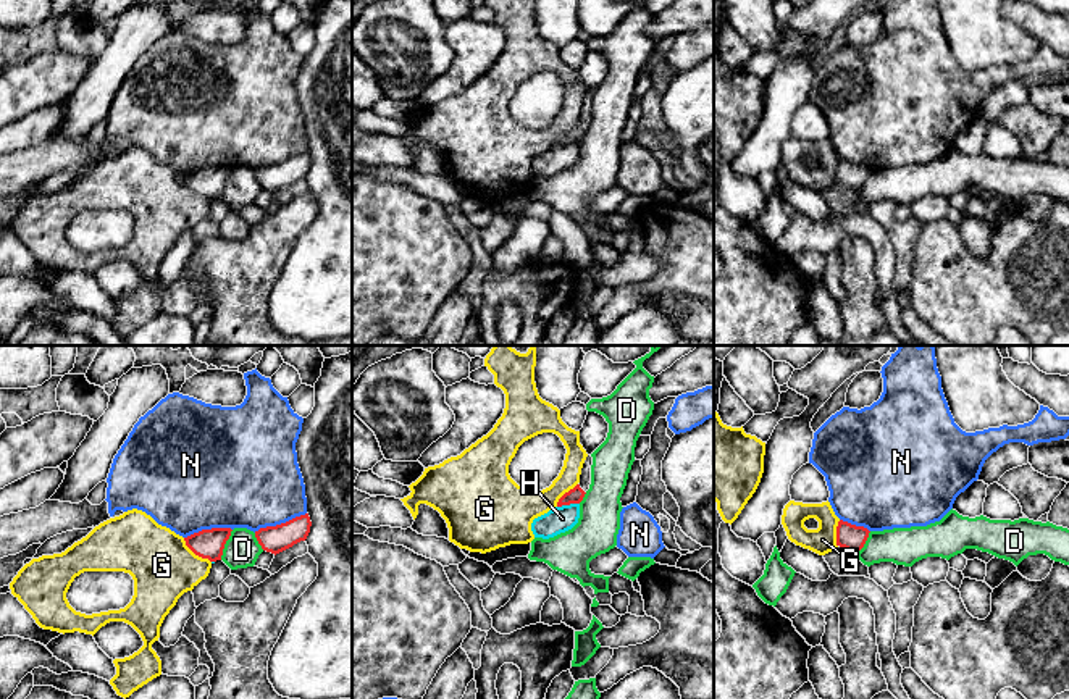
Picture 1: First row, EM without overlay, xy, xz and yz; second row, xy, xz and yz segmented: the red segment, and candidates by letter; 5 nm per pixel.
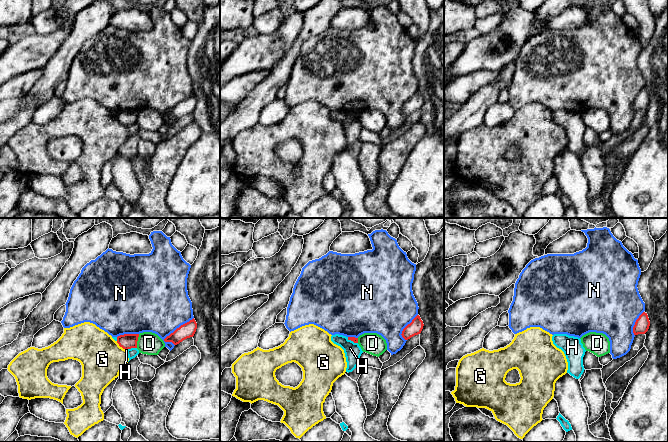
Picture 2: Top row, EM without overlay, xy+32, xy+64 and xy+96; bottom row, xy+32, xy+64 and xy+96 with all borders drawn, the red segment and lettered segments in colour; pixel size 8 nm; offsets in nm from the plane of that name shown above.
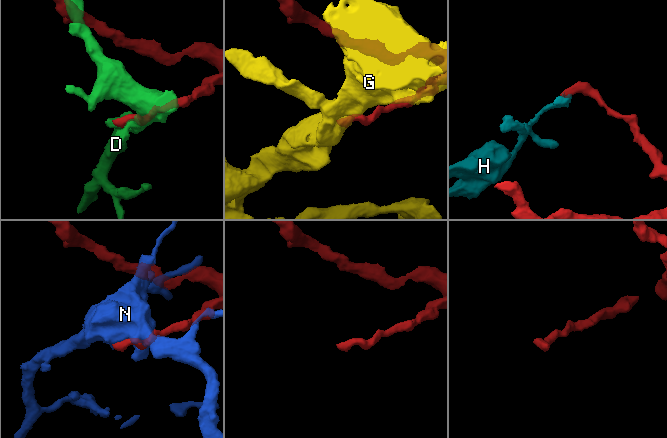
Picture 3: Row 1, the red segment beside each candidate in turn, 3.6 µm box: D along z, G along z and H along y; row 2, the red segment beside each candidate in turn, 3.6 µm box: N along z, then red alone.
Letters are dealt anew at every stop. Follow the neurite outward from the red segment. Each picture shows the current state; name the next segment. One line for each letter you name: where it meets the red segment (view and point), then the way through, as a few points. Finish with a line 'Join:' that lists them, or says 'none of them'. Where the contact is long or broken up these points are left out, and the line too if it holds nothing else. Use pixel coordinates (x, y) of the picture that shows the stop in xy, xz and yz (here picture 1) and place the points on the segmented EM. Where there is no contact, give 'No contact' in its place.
Join: none of them

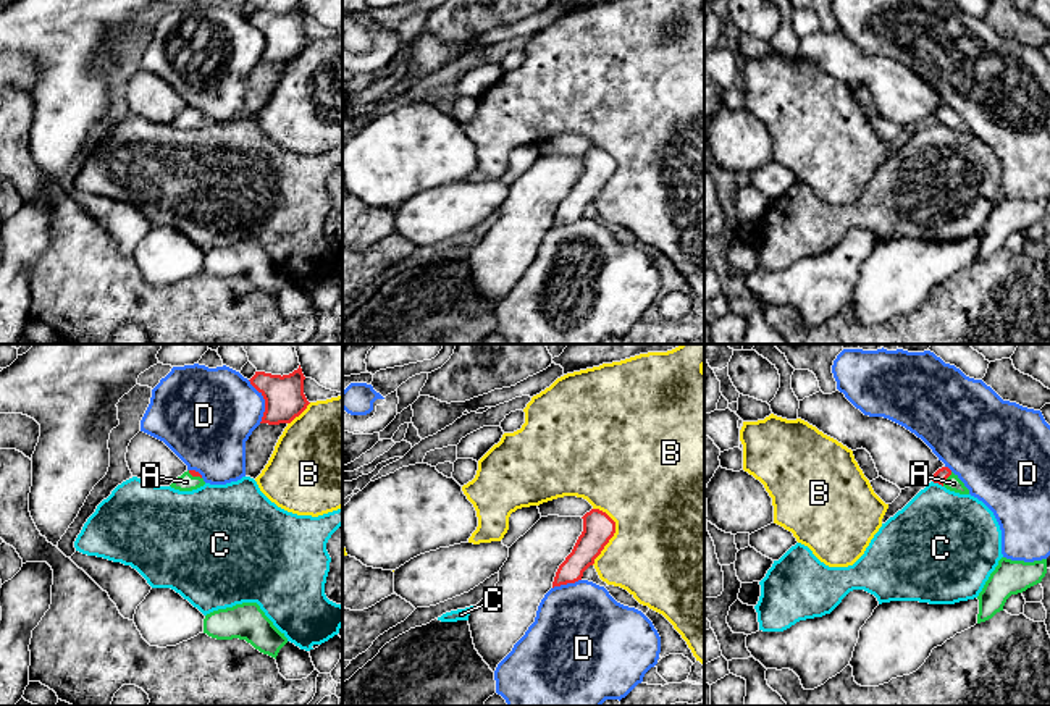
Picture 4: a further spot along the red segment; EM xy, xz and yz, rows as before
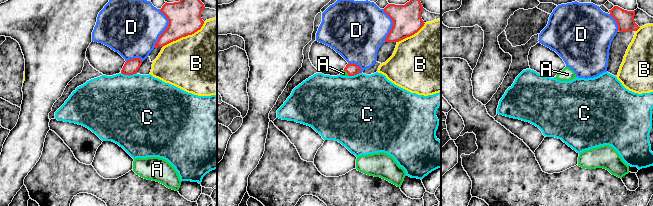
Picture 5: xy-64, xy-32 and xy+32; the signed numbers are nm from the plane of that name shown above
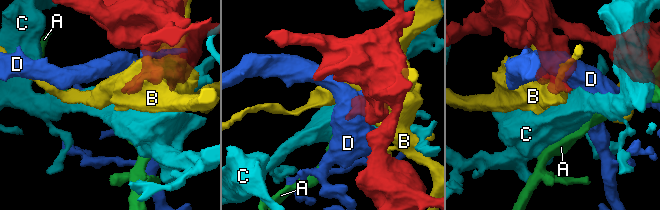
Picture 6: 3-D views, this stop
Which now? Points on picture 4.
A: Touches red at yz (947, 477). Path across: yz (940, 475), (947, 477), (953, 483)
Join: A

